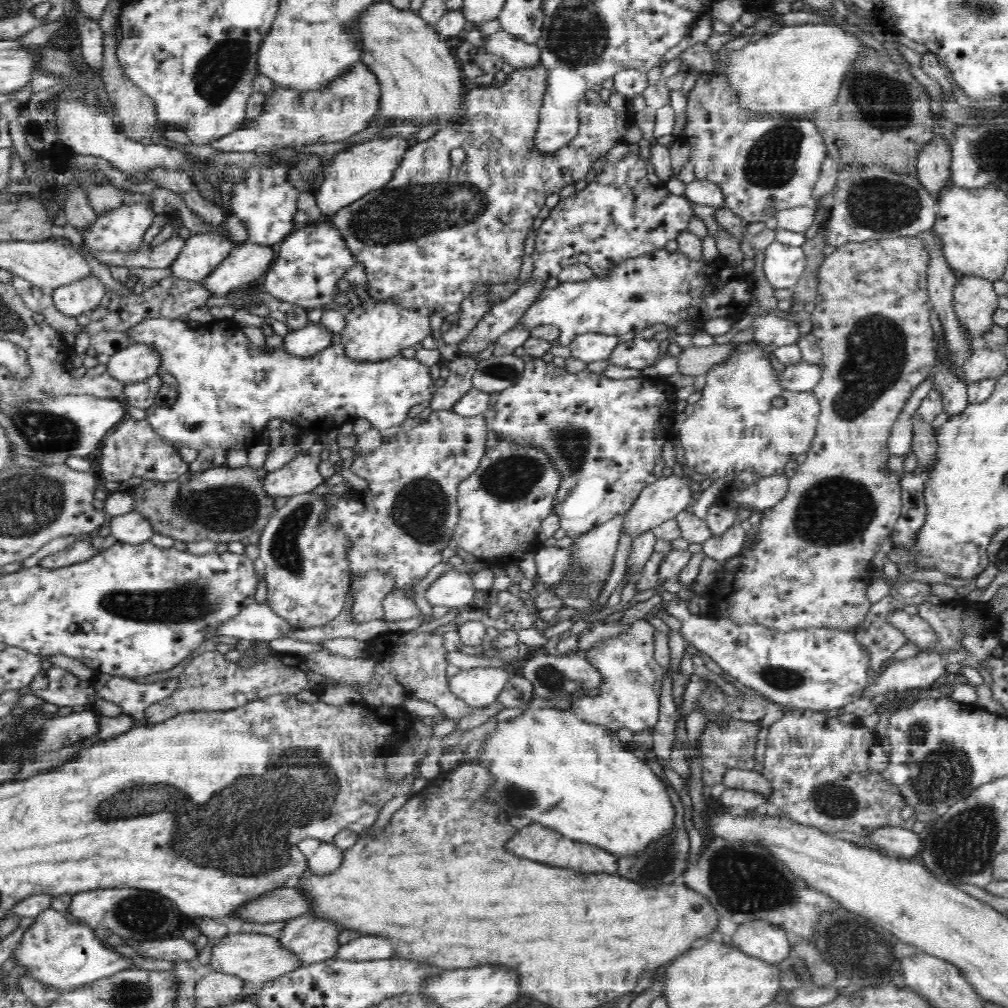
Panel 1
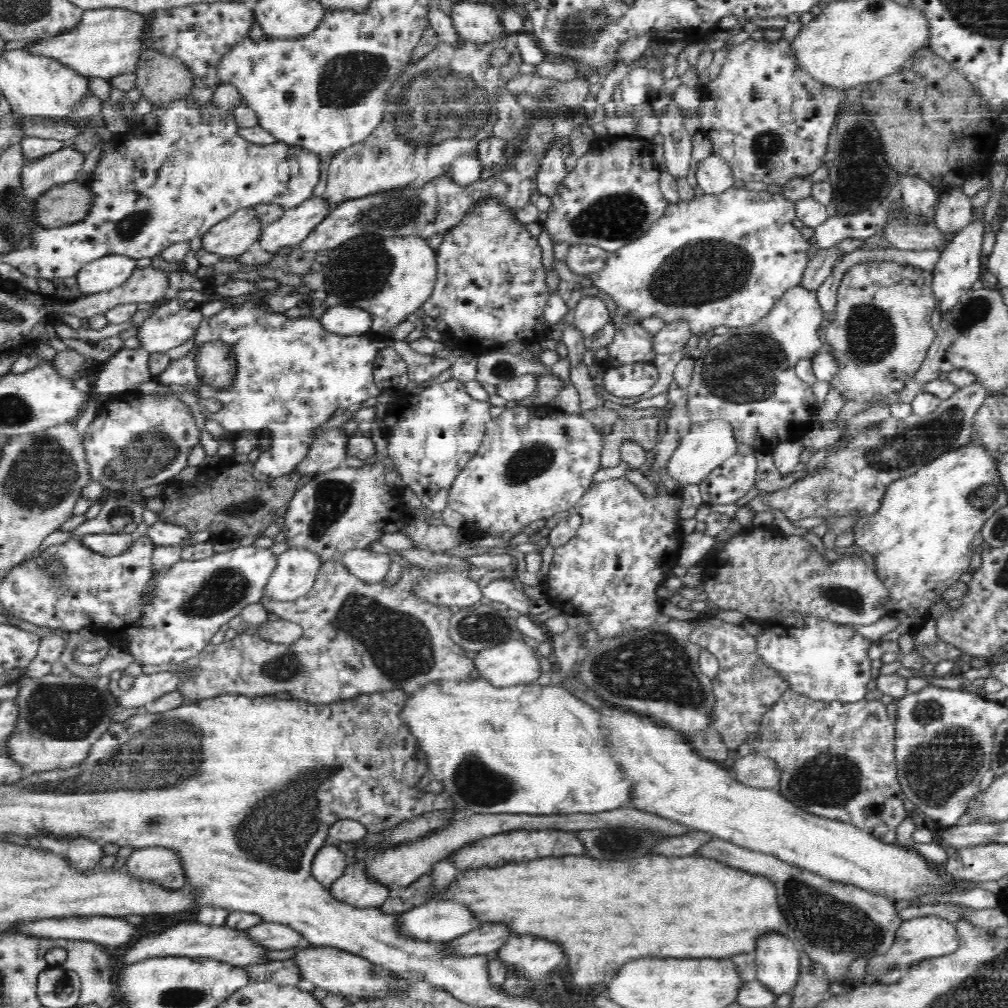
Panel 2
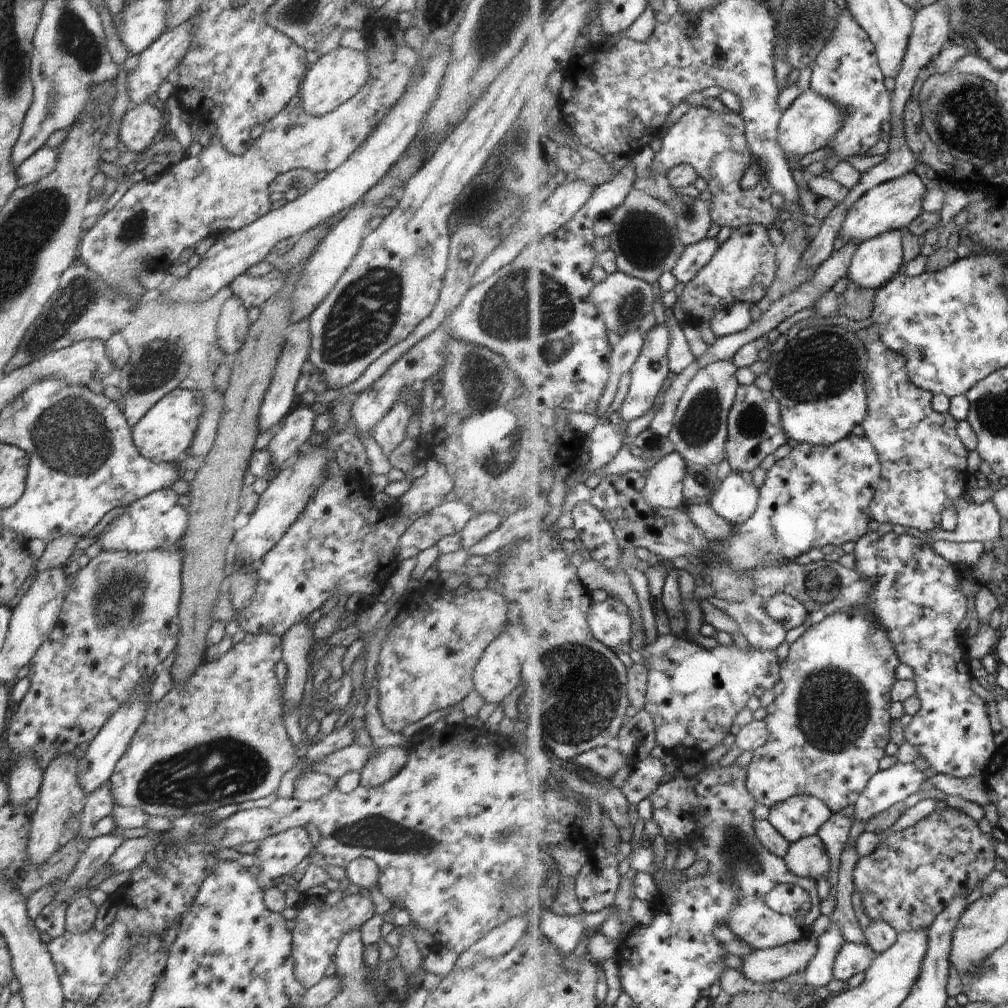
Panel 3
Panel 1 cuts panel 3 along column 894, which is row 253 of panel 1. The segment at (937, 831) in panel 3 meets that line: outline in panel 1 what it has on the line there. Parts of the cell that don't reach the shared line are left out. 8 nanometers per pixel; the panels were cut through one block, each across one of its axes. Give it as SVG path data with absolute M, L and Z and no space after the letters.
M918 236L848 243L837 247L832 254L824 259L822 270L820 270L820 286L815 309L810 315L811 333L817 338L822 357L820 362L823 366L821 379L812 389L816 398L819 398L819 405L821 406L815 440L811 448L808 449L805 462L798 465L795 474L790 478L789 489L784 498L780 498L774 506L764 508L760 512L762 520L757 532L753 532L754 541L751 548L742 550L738 556L731 558L731 562L725 564L726 573L723 576L736 576L736 578L725 577L722 578L722 582L718 580L720 594L714 596L718 600L718 606L720 606L720 608L716 608L718 616L720 614L736 614L736 620L740 620L740 623L752 623L754 620L758 620L758 623L768 624L768 627L775 627L778 631L796 630L796 628L817 626L818 624L858 628L864 622L871 606L866 597L866 589L872 580L872 558L874 558L882 542L891 534L897 521L900 520L901 508L903 507L901 486L898 482L899 472L884 471L884 464L889 457L888 451L886 451L887 440L896 420L900 418L900 414L906 409L907 402L911 400L912 393L932 374L932 366L936 362L932 326L928 321L932 306L927 289L927 269L928 251Z

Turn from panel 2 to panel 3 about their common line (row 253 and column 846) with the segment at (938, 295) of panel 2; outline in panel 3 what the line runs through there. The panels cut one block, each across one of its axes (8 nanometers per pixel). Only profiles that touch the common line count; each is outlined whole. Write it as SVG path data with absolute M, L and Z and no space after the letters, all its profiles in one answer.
M847 941L836 958L835 978L848 982L860 972L867 973L875 957L875 951L868 944Z

